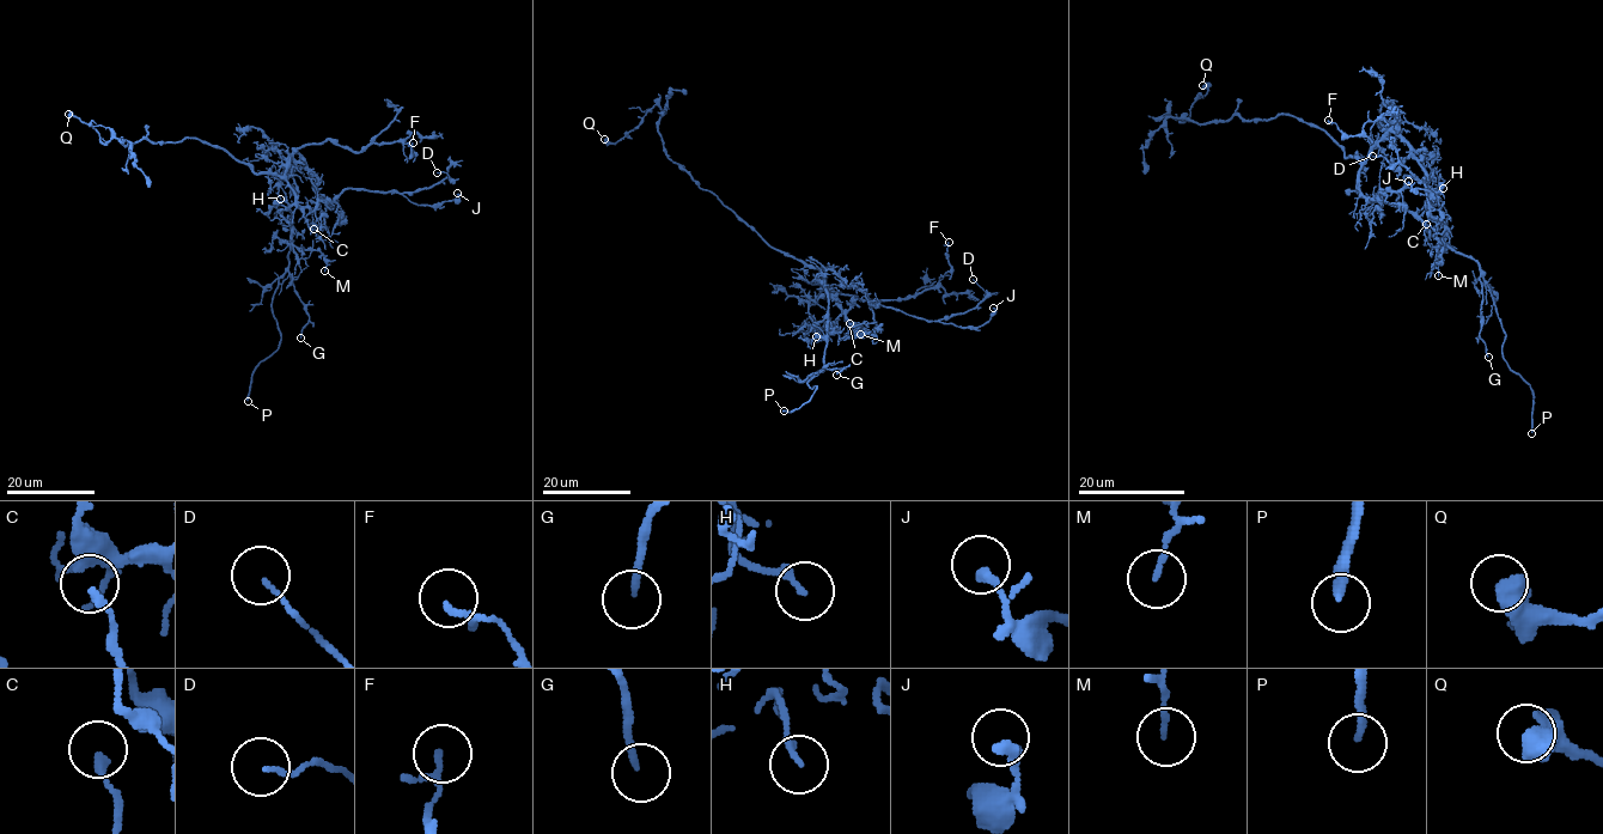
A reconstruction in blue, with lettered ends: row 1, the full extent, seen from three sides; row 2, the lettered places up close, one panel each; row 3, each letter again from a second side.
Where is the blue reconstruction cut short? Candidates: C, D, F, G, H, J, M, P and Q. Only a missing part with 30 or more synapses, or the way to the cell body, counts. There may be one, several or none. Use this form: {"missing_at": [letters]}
{"missing_at": ["P"]}

